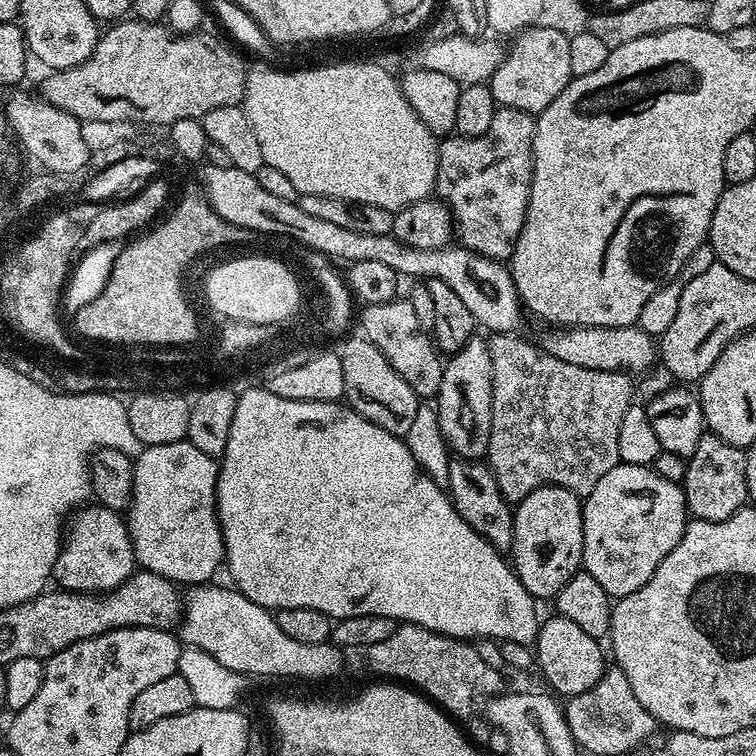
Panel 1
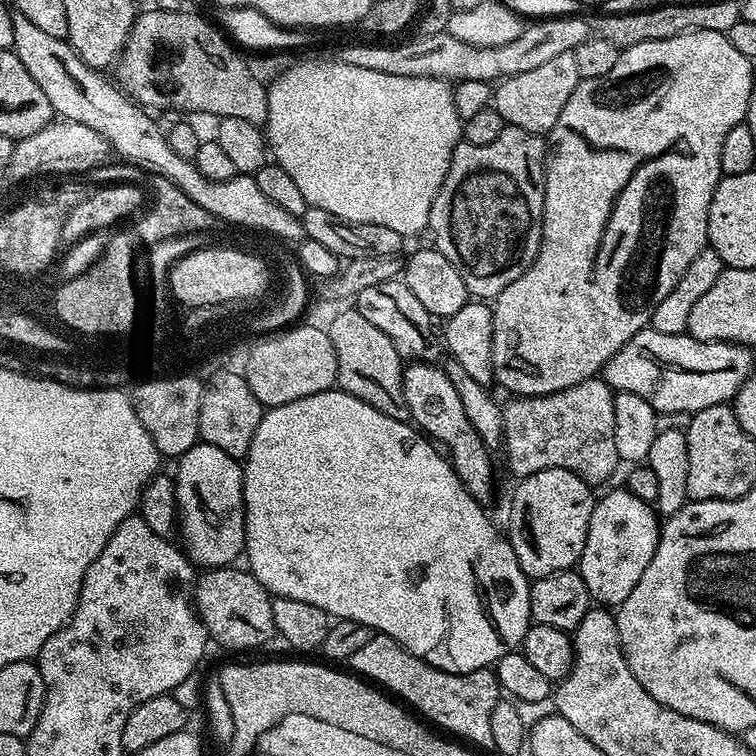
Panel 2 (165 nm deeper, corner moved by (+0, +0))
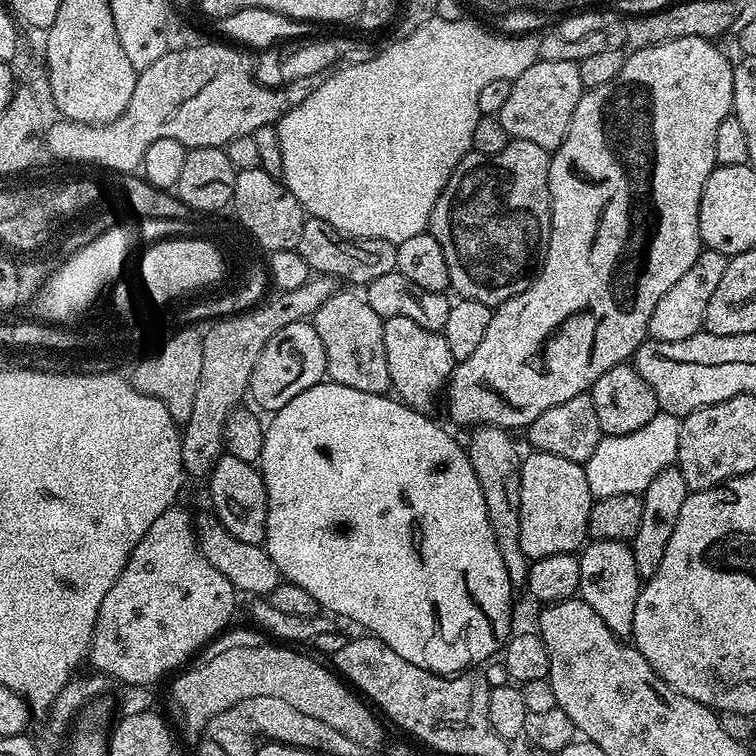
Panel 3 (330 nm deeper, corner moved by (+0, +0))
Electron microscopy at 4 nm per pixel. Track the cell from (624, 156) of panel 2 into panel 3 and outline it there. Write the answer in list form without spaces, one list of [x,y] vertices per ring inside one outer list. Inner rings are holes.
[[[697,36],[678,38],[674,42],[666,42],[658,46],[635,49],[625,59],[622,70],[618,70],[618,78],[614,82],[606,82],[606,86],[589,88],[574,110],[574,118],[570,118],[570,130],[562,142],[551,153],[548,161],[548,185],[552,199],[552,229],[548,253],[544,255],[544,263],[532,285],[522,294],[510,298],[506,302],[495,305],[490,326],[486,326],[486,334],[474,354],[459,361],[453,367],[452,377],[446,385],[448,396],[448,412],[456,424],[472,424],[483,426],[493,424],[495,428],[505,430],[527,429],[528,425],[538,418],[538,414],[546,414],[550,406],[558,406],[558,402],[566,402],[575,396],[583,396],[606,374],[606,370],[614,370],[614,366],[628,364],[635,357],[637,350],[645,340],[649,339],[648,323],[650,314],[654,314],[654,306],[658,306],[662,294],[694,266],[698,254],[702,251],[700,231],[698,230],[698,206],[702,202],[702,190],[706,190],[706,178],[718,166],[714,158],[714,138],[718,134],[718,126],[732,112],[734,98],[734,64],[728,61],[716,49],[711,40],[703,40]]]

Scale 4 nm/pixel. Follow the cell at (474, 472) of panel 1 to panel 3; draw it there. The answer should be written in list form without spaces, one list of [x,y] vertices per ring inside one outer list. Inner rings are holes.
[[[390,318],[384,320],[384,345],[391,391],[407,408],[427,413],[428,404],[434,403],[436,395],[445,391],[452,377],[454,361],[446,338],[441,333],[426,330],[426,326],[418,326],[411,318]]]

